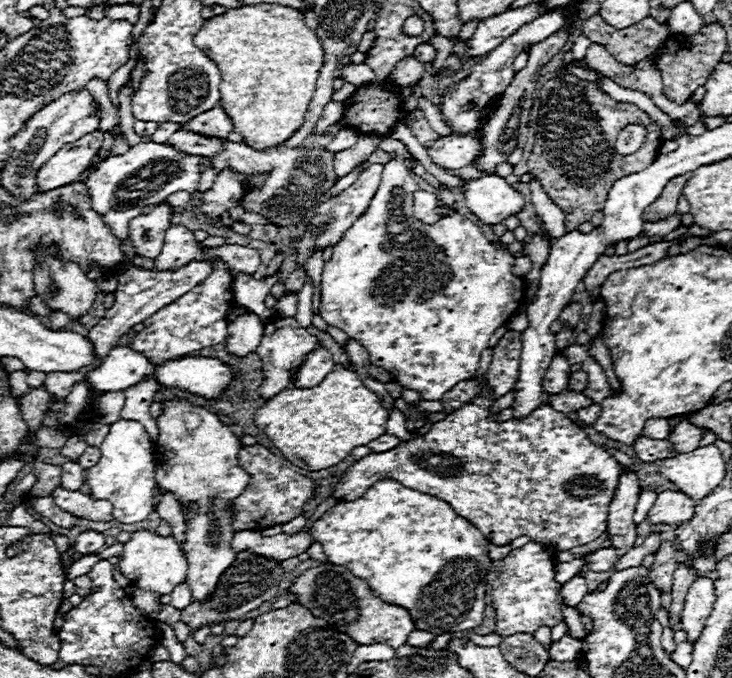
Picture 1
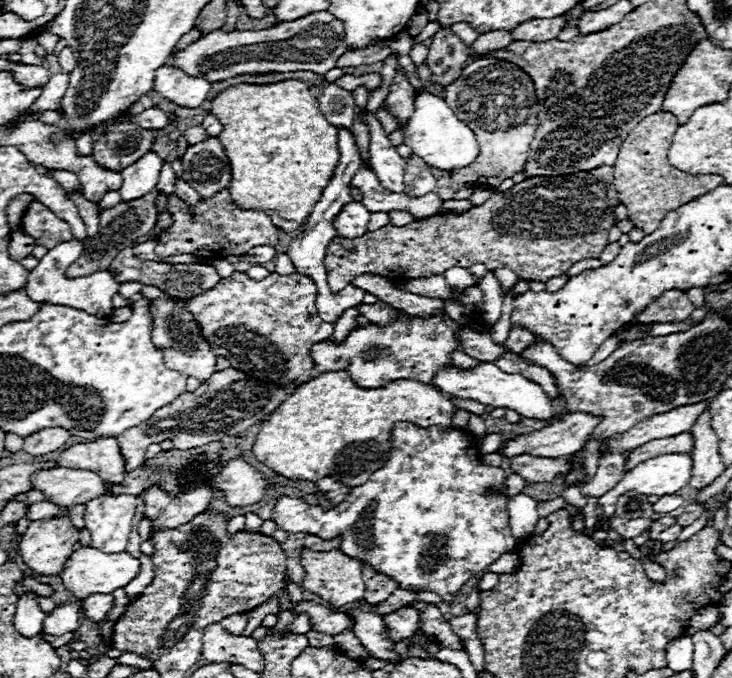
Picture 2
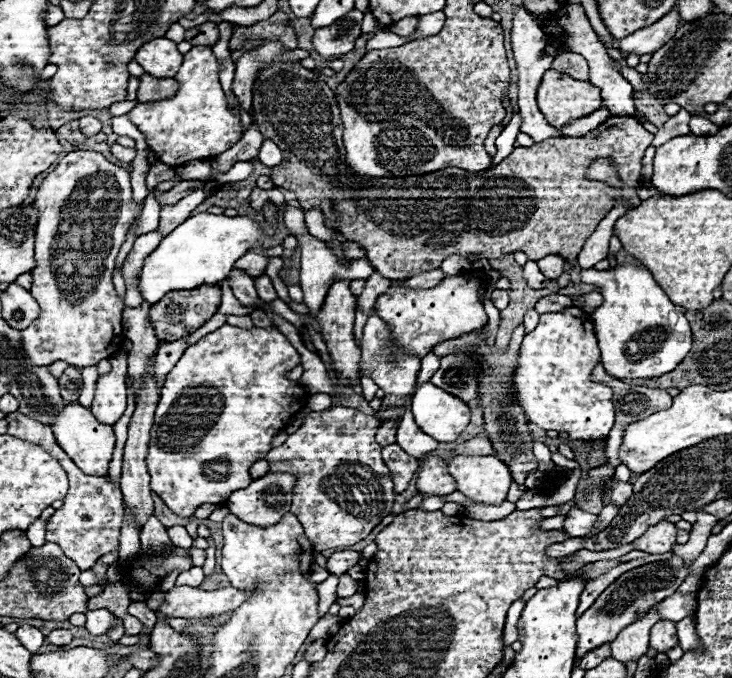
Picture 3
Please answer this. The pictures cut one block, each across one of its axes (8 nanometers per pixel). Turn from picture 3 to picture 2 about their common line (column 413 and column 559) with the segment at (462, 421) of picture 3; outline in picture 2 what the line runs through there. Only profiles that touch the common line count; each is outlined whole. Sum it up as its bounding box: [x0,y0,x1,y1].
[430,362,566,420]

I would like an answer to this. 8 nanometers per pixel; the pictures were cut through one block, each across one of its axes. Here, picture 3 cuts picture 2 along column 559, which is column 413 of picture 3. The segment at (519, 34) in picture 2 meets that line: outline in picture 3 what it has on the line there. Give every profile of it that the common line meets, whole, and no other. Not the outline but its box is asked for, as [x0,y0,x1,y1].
[390,16,418,36]

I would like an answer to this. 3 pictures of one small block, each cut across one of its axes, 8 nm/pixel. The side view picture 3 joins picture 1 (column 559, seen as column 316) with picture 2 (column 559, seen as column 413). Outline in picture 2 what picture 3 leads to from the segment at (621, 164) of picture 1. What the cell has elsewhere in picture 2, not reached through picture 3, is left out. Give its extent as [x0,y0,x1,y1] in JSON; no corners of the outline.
[326,166,620,292]

